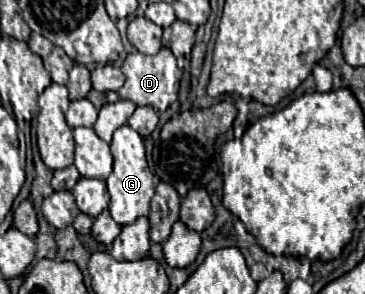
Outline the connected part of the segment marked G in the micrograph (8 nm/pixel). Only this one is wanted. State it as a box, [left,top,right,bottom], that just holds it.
[106,125,154,225]

